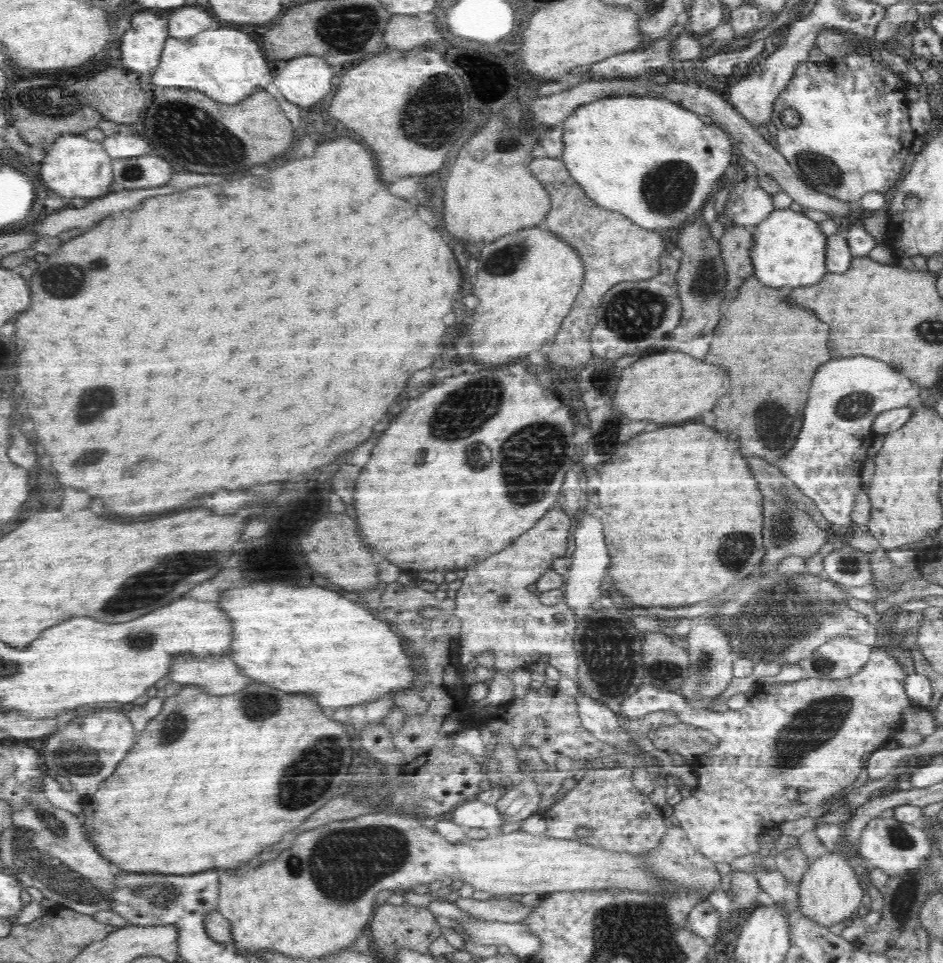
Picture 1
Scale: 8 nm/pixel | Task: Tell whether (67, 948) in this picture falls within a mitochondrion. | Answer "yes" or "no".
no

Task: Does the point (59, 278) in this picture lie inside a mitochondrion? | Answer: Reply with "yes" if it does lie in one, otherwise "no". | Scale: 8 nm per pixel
yes

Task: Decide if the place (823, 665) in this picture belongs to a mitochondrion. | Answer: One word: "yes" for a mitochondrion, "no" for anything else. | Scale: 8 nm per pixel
yes

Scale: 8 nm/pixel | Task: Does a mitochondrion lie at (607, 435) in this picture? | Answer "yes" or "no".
yes

